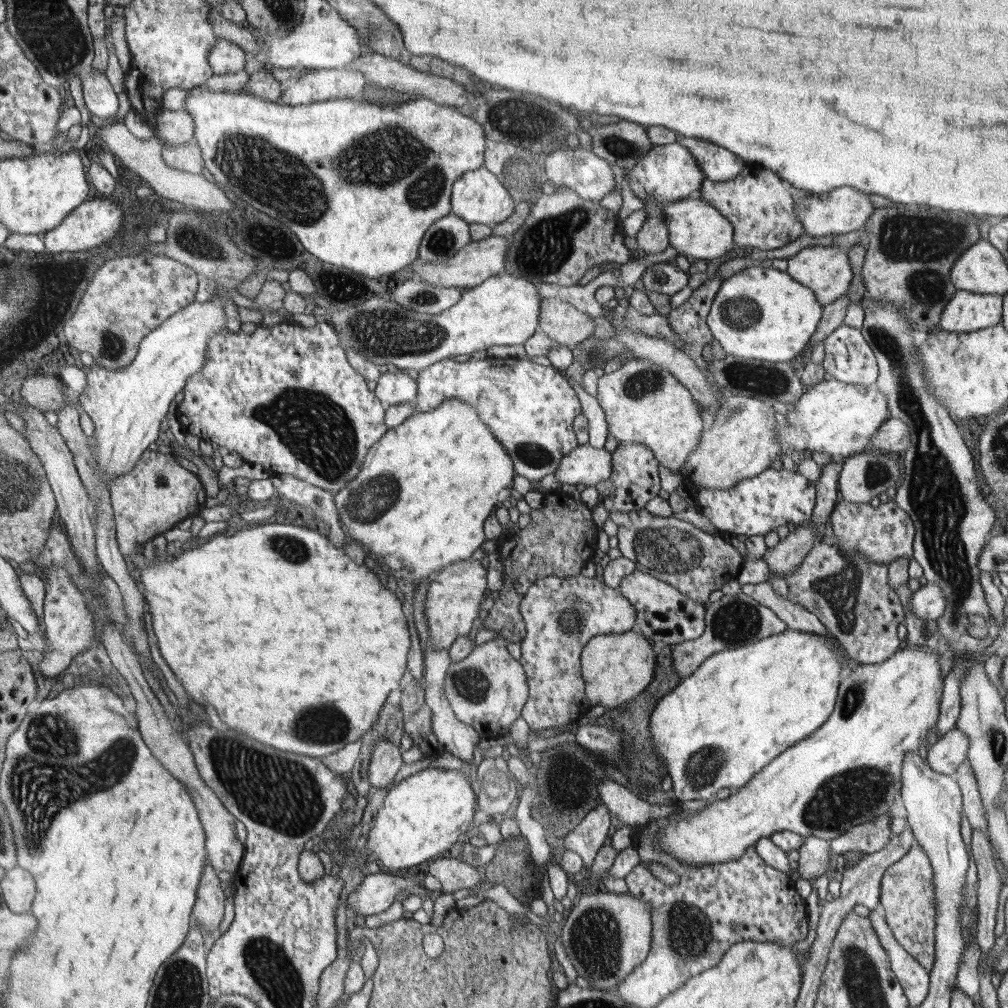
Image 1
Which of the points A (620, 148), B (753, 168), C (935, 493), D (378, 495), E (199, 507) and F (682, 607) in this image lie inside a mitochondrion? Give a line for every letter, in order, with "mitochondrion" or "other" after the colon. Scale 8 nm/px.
A: mitochondrion
B: other
C: mitochondrion
D: mitochondrion
E: other
F: other

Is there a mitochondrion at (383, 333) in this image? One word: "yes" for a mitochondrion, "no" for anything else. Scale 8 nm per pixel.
yes

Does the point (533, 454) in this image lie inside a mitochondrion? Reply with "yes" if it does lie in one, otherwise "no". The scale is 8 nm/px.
yes

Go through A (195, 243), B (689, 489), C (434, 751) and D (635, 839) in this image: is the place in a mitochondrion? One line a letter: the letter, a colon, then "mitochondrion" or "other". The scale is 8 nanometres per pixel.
A: mitochondrion
B: other
C: other
D: other

